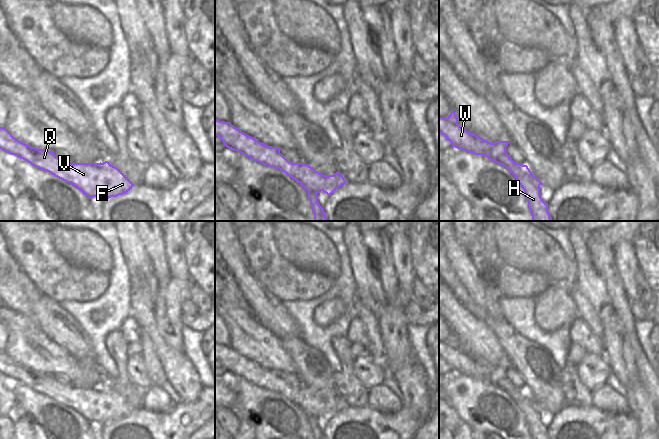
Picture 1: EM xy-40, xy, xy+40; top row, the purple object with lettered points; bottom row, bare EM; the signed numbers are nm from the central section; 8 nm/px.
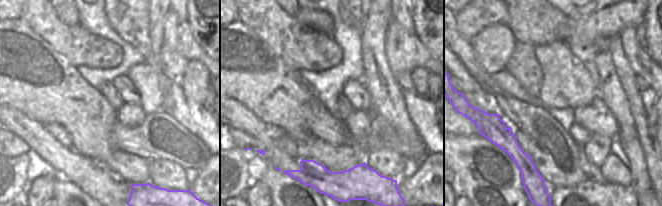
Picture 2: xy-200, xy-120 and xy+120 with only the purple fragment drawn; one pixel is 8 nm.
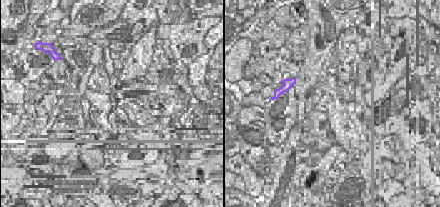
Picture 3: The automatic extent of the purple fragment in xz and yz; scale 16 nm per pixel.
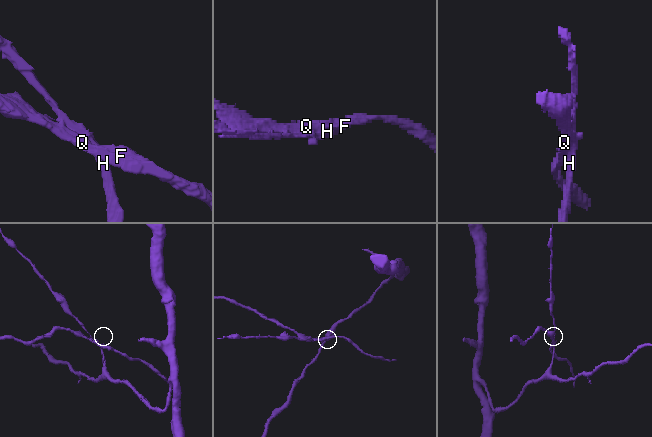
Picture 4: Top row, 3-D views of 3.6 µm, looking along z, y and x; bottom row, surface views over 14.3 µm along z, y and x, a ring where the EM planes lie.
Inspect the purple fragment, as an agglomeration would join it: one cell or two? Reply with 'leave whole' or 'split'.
split

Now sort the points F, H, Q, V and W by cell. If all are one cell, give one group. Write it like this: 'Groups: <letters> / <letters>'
Groups: F Q V W / H

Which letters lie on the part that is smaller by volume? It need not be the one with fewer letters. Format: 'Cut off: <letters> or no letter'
Cut off: F, Q, V, W

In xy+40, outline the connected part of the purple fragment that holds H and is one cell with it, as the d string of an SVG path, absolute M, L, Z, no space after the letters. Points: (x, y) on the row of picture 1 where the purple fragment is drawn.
M479 135L477 137L488 144L494 158L499 156L501 161L508 164L507 169L524 190L532 221L552 221L548 212L548 203L545 203L540 196L539 182L534 178L527 165L515 163L506 152L510 141L495 141L491 143Z

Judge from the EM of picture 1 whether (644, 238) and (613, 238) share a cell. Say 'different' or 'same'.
different

